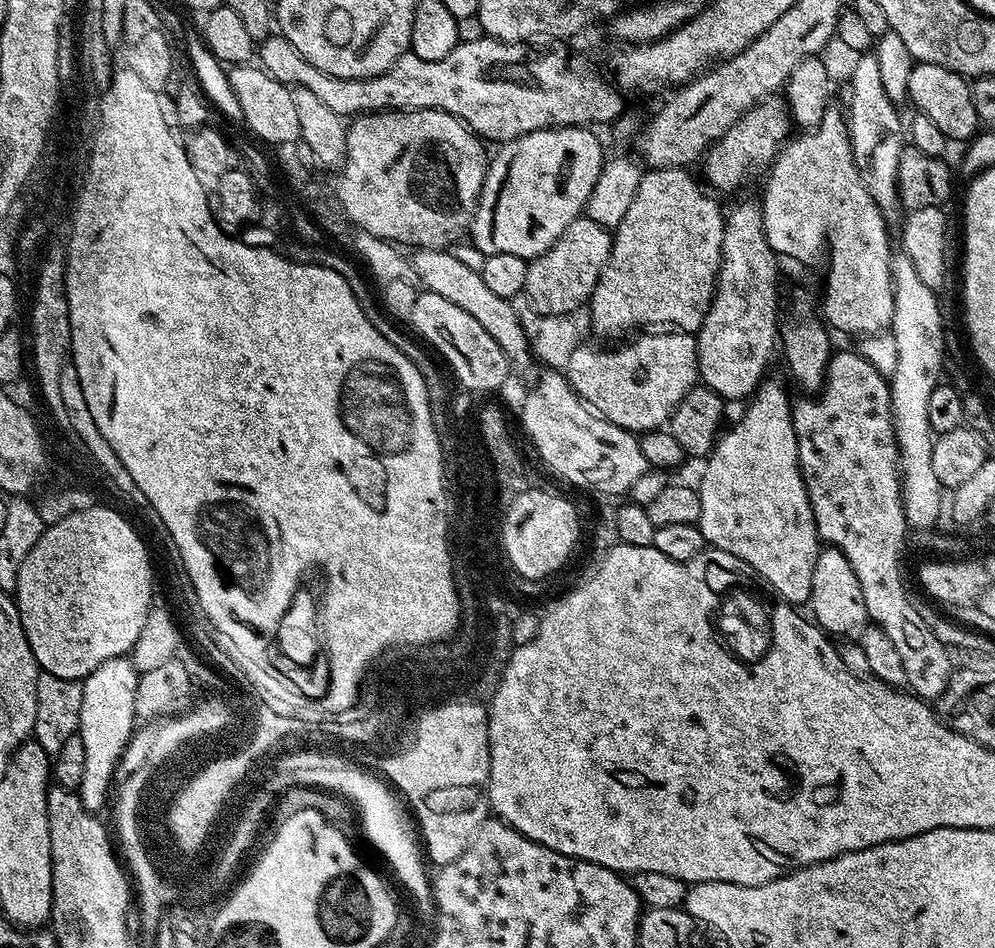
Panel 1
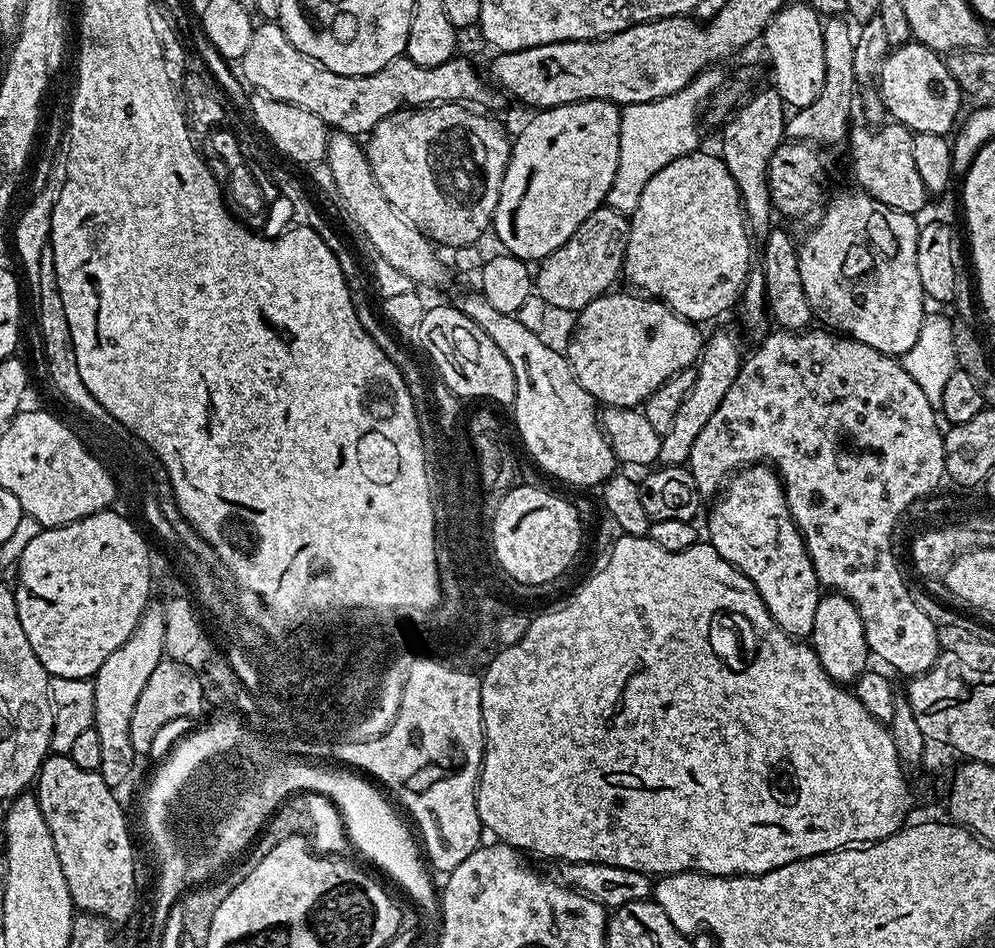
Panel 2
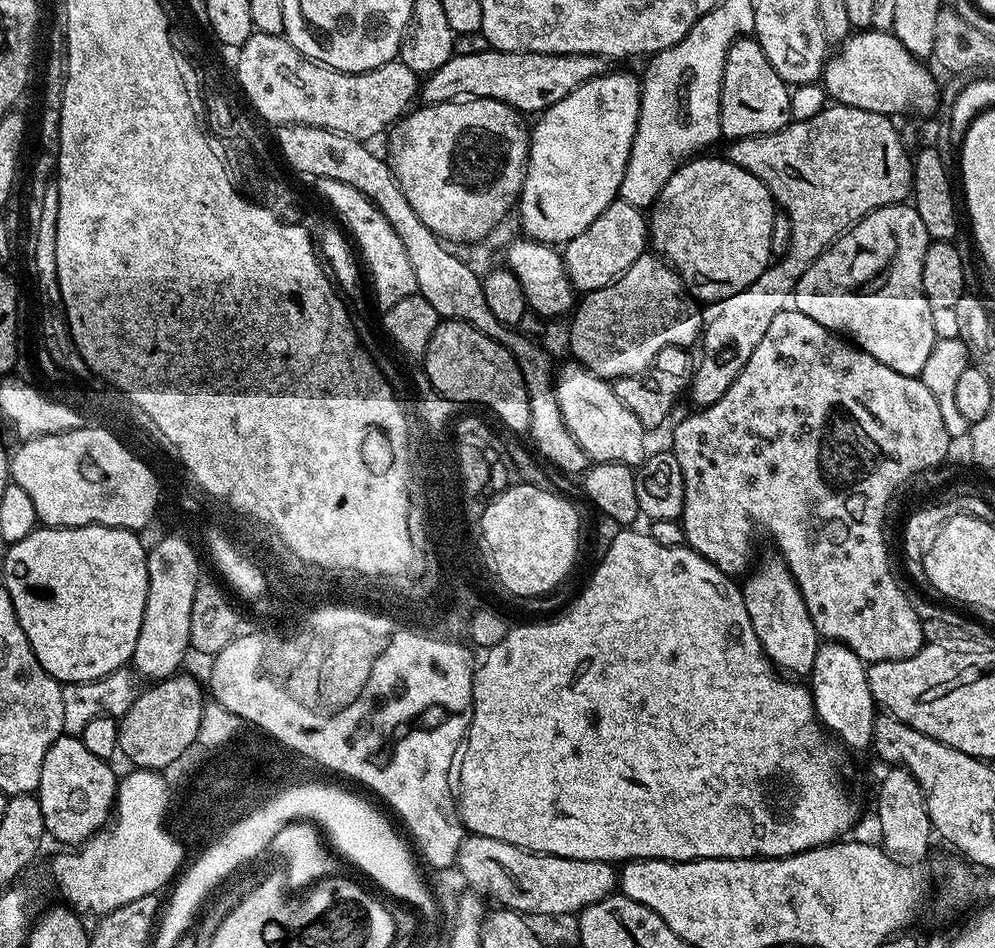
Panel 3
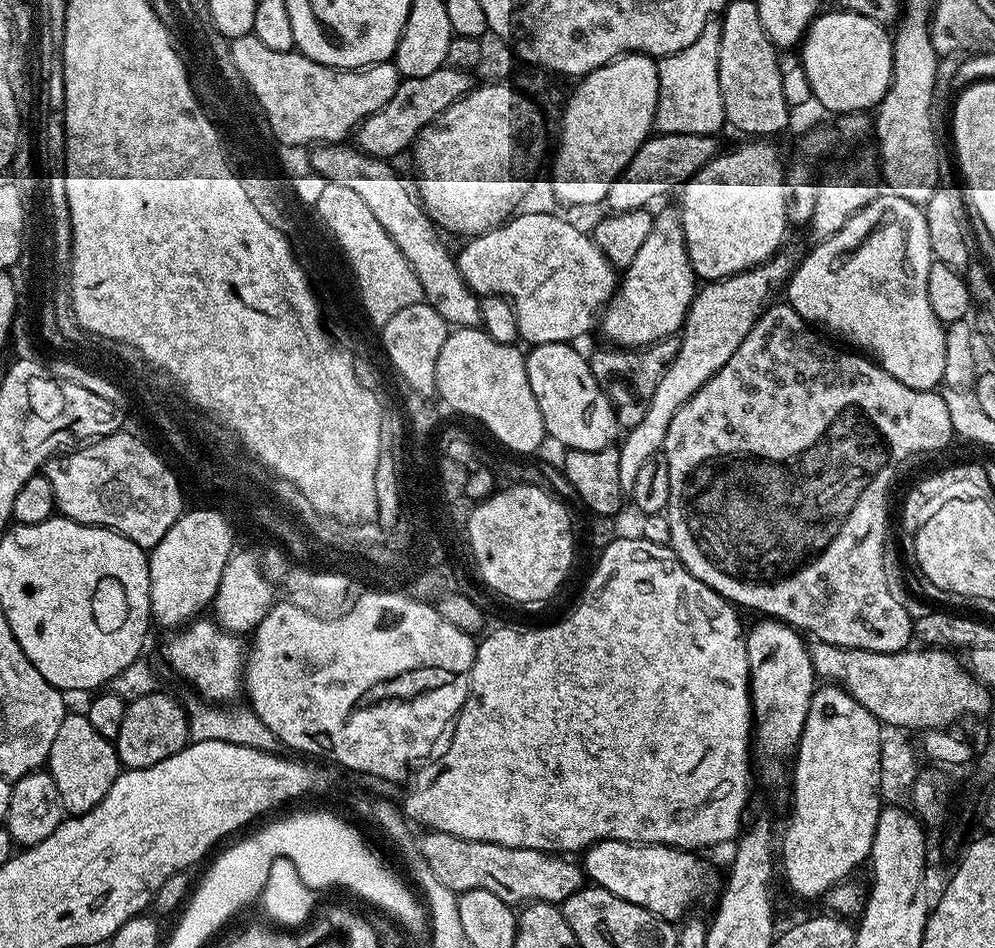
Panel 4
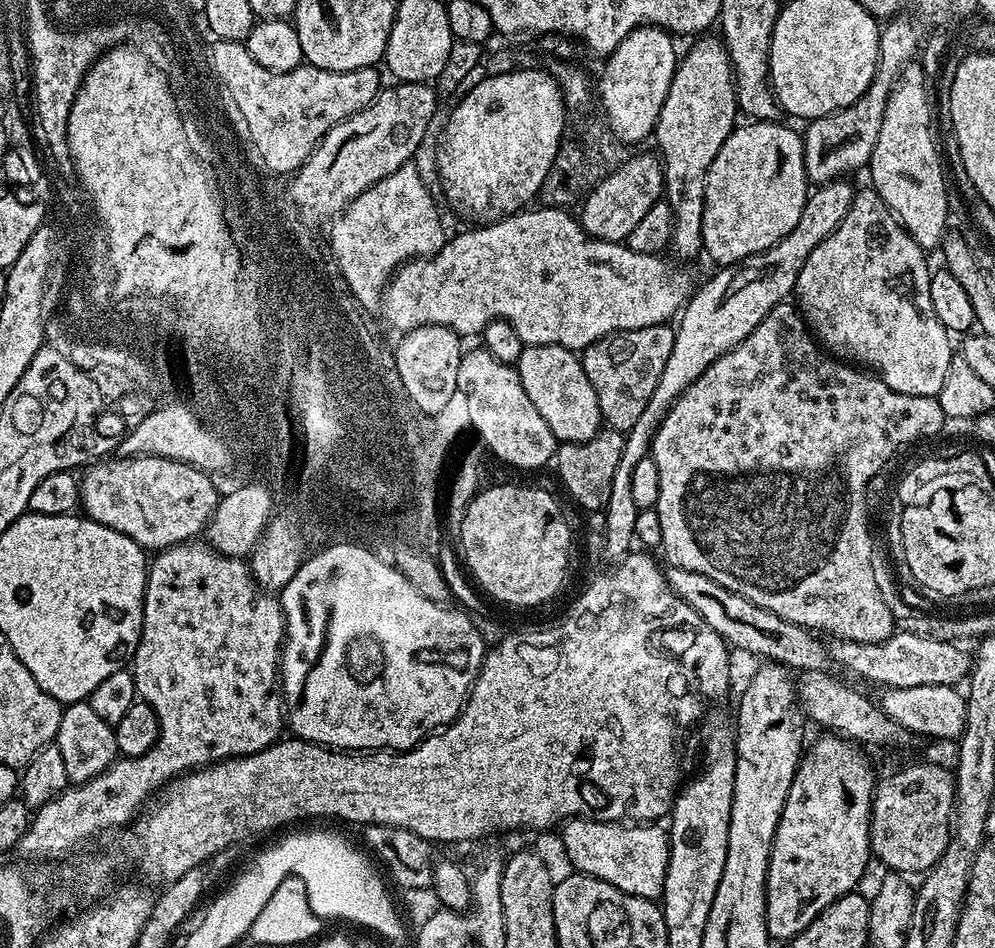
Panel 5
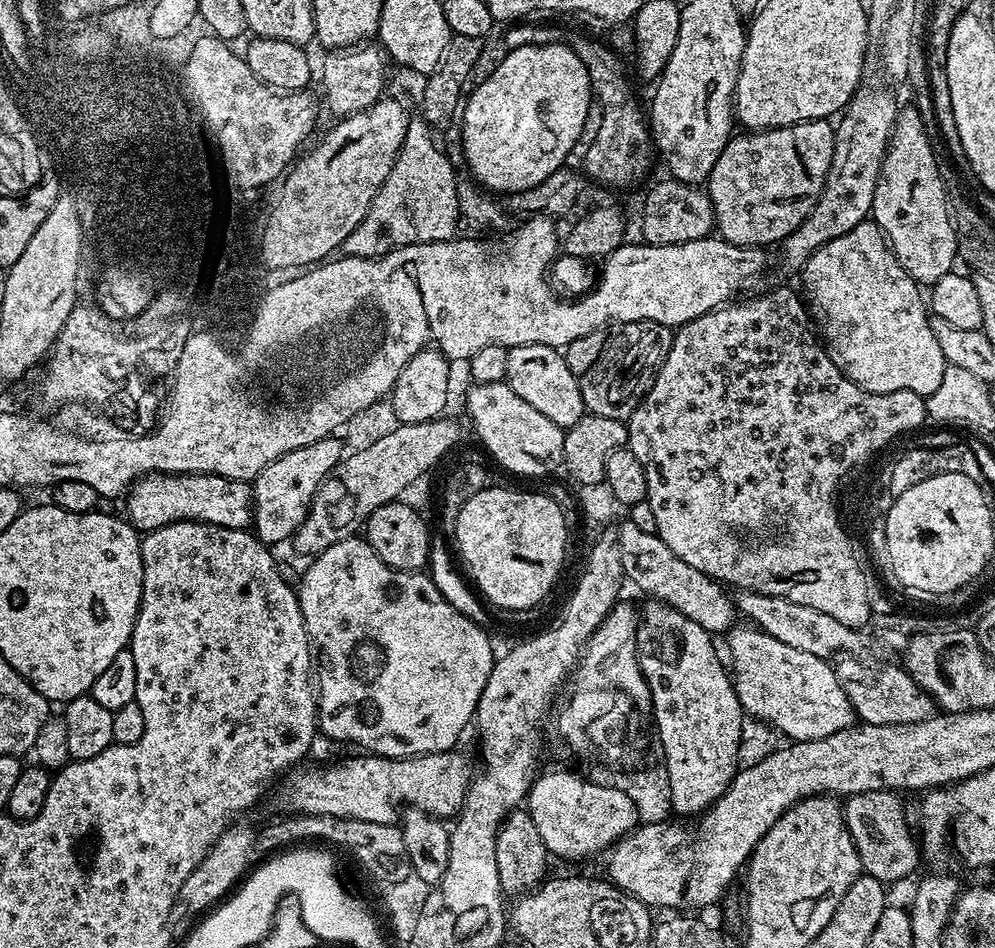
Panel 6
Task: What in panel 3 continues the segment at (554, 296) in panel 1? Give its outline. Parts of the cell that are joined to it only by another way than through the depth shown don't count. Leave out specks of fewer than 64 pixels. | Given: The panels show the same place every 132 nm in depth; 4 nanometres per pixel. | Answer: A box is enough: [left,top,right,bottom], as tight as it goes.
[563,198,649,294]

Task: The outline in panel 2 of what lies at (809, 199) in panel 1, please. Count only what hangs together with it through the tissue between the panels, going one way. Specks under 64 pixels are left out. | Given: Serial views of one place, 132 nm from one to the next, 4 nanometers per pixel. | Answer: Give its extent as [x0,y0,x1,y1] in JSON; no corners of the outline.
[784,16,926,358]

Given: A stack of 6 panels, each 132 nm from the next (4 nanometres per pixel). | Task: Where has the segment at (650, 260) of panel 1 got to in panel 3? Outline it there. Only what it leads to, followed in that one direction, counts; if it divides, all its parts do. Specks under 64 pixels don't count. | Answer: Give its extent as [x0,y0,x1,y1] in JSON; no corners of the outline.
[647,154,778,302]

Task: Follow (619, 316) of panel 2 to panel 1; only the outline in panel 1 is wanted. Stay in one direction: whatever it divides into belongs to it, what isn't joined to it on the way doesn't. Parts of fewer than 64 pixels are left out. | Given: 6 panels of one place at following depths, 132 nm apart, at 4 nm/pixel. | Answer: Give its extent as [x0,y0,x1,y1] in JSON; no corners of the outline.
[563,330,700,434]

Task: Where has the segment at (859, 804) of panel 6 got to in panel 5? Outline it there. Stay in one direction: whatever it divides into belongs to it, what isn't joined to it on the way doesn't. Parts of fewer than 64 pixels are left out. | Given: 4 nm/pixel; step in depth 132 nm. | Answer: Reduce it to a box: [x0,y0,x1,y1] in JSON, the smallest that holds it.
[870,764,956,874]

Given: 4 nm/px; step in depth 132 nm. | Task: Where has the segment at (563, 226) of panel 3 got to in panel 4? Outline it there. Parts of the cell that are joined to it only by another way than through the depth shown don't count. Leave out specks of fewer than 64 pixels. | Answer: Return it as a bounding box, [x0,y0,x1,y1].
[556,52,658,204]

